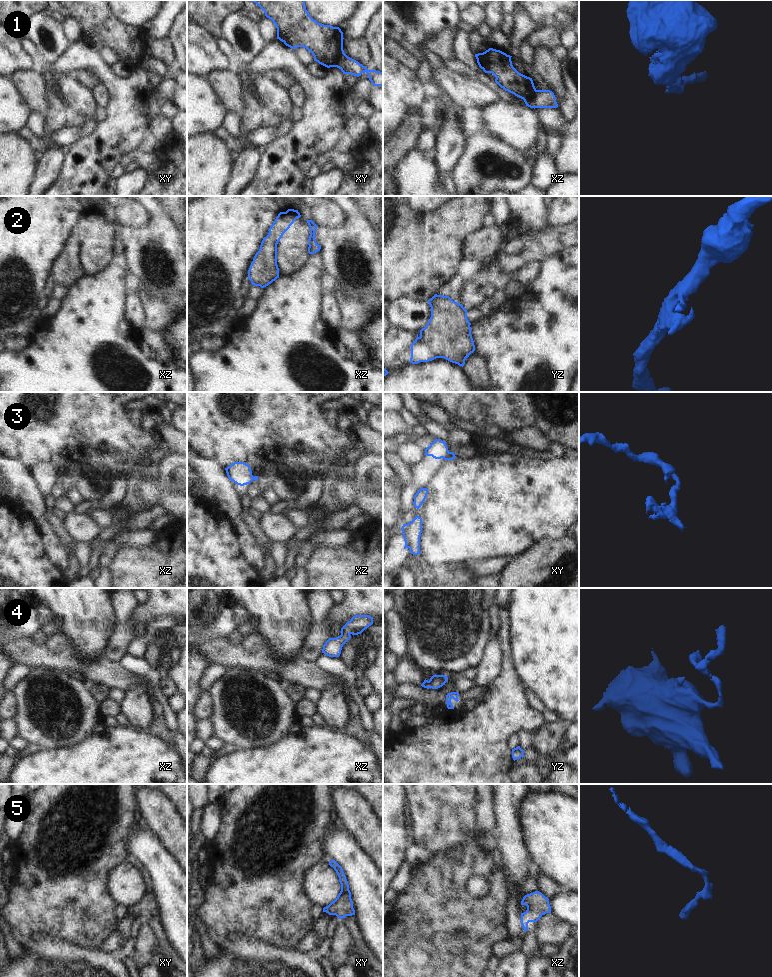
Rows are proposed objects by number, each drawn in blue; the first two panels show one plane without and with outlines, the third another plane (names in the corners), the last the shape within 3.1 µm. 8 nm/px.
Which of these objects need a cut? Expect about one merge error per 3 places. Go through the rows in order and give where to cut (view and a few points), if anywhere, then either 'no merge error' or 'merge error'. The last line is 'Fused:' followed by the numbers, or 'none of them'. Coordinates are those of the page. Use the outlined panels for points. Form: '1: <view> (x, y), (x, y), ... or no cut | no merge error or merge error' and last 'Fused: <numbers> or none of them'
1: xy (343, 52), (341, 57), (331, 66) | merge error
2: no cut | no merge error
3: xy (450, 452), (445, 459) | merge error
4: no cut | no merge error
5: no cut | no merge error
Fused: 1, 3

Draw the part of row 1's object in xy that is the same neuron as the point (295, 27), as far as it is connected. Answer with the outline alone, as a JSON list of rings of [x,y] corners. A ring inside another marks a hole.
[[[250,0],[256,3],[273,21],[277,28],[277,39],[296,49],[305,47],[314,56],[314,61],[330,68],[339,61],[343,50],[343,32],[339,27],[324,25],[314,20],[305,8],[305,0]]]

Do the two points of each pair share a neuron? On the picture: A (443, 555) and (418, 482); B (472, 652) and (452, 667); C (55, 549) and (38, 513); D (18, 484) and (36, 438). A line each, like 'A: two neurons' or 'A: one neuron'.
A: two neurons
B: one neuron
C: one neuron
D: two neurons

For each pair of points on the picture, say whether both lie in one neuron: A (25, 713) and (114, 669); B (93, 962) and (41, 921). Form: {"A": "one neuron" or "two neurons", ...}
{"A": "two neurons", "B": "two neurons"}

